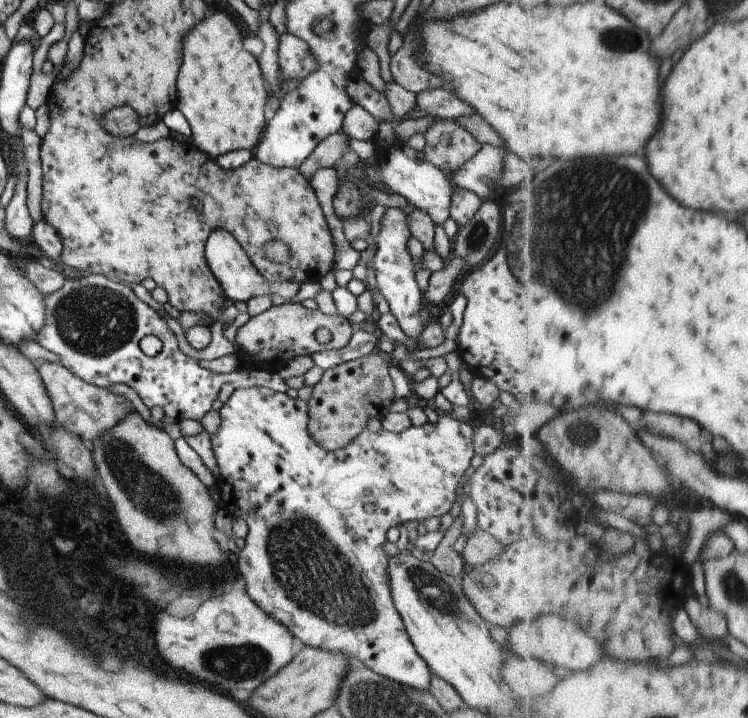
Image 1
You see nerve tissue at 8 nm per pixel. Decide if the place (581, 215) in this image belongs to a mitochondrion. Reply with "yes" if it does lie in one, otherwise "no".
yes

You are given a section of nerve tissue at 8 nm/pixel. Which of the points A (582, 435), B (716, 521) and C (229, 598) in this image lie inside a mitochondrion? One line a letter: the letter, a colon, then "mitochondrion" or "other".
A: mitochondrion
B: other
C: other

